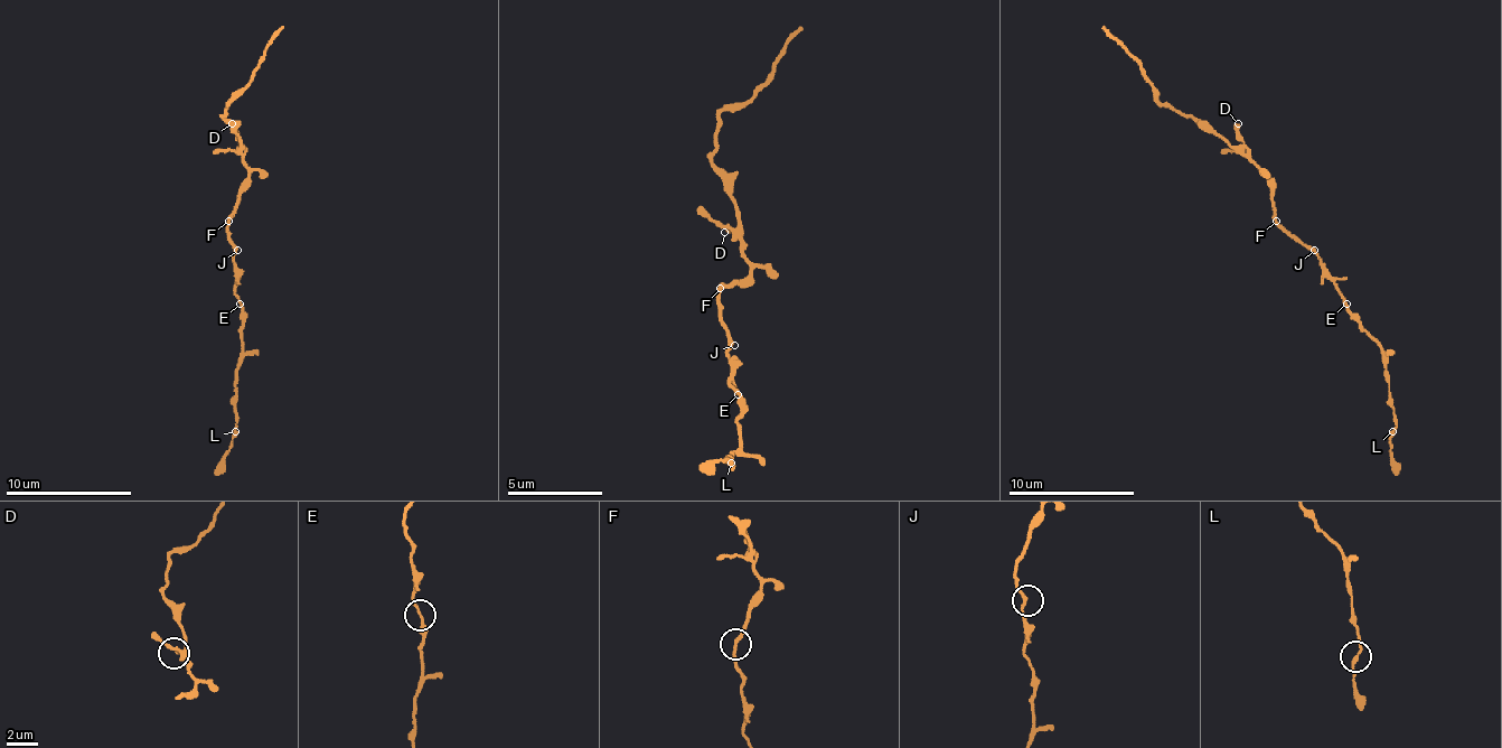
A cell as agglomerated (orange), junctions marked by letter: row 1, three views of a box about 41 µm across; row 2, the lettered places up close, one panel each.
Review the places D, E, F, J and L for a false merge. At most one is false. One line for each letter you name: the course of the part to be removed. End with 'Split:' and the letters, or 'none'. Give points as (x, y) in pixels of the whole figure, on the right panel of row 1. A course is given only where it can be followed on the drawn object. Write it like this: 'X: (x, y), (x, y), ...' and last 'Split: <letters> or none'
L: (1392, 432), (1389, 455), (1399, 474)
Split: L

